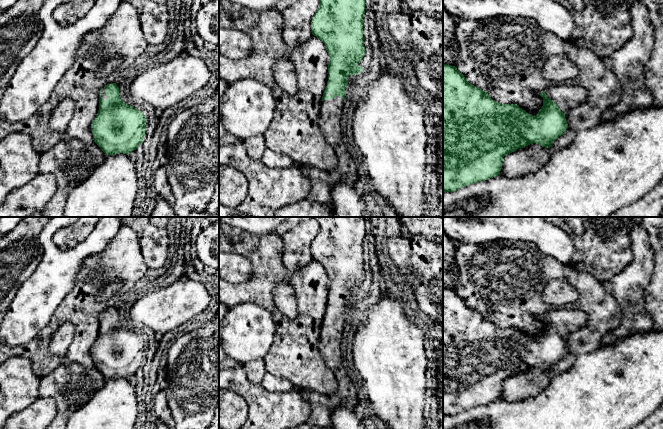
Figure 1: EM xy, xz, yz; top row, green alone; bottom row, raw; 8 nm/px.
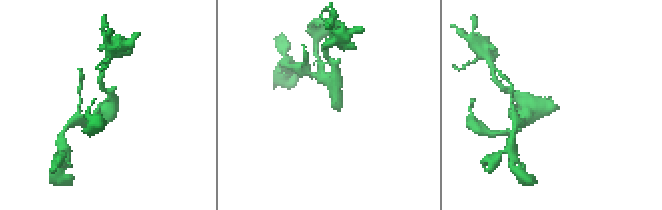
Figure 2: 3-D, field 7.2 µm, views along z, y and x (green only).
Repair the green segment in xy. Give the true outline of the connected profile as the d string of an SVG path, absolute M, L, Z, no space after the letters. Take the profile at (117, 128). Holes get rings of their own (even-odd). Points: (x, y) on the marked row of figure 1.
M116 83L105 85L99 91L99 110L92 121L91 131L94 142L102 149L105 155L118 153L129 154L137 149L145 136L146 117L131 105L127 105L119 96Z

